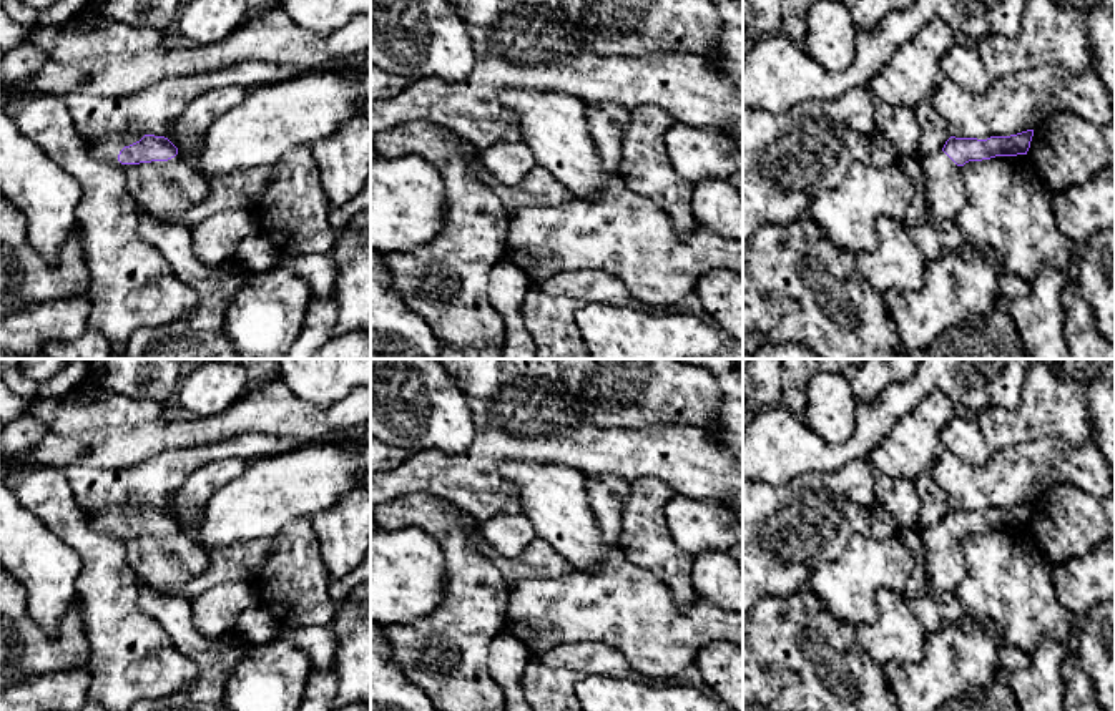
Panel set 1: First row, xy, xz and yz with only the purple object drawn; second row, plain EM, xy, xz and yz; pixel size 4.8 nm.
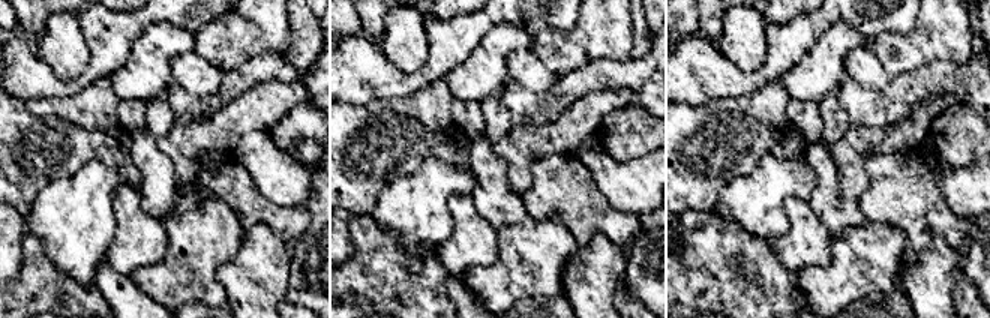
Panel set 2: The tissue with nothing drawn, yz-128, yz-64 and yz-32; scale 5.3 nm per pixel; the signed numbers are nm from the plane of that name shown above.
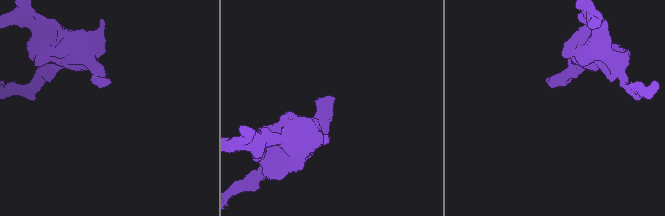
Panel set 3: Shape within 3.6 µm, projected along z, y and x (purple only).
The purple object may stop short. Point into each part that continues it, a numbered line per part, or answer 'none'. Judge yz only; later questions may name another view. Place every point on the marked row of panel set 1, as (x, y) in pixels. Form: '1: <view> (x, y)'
1: yz (946, 195)

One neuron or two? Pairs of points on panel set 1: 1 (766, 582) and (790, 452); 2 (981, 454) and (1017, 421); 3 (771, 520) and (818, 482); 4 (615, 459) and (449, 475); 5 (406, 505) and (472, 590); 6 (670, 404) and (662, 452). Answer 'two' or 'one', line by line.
1: two
2: two
3: two
4: one
5: one
6: two

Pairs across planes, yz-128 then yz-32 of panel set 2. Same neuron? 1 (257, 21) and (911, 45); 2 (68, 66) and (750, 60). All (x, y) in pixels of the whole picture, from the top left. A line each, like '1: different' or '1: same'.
1: same
2: same

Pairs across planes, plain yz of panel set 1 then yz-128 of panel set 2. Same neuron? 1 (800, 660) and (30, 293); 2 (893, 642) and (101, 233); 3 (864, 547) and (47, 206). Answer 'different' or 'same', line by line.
1: same
2: different
3: same

